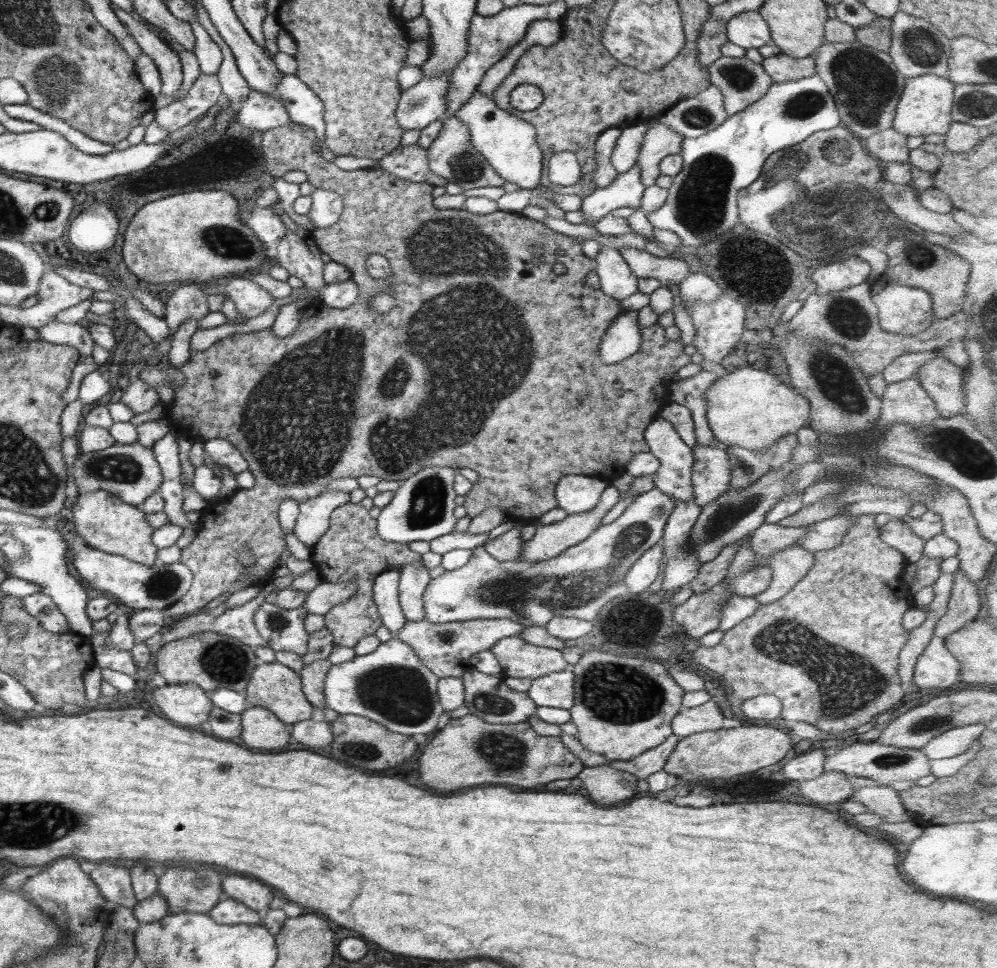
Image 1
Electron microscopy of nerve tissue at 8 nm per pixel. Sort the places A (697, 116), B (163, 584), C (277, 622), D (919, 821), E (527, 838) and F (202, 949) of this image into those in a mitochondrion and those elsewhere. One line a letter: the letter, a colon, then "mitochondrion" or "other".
A: mitochondrion
B: mitochondrion
C: mitochondrion
D: other
E: other
F: other

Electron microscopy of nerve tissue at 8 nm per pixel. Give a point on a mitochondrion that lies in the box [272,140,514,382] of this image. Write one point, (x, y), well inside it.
(463, 166)

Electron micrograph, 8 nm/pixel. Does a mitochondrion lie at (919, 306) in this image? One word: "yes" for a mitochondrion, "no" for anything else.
no

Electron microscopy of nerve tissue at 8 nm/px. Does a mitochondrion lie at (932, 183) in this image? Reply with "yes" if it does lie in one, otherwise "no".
no

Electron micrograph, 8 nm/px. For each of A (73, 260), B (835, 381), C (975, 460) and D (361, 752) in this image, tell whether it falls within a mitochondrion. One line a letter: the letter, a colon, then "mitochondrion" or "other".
A: other
B: mitochondrion
C: mitochondrion
D: mitochondrion

